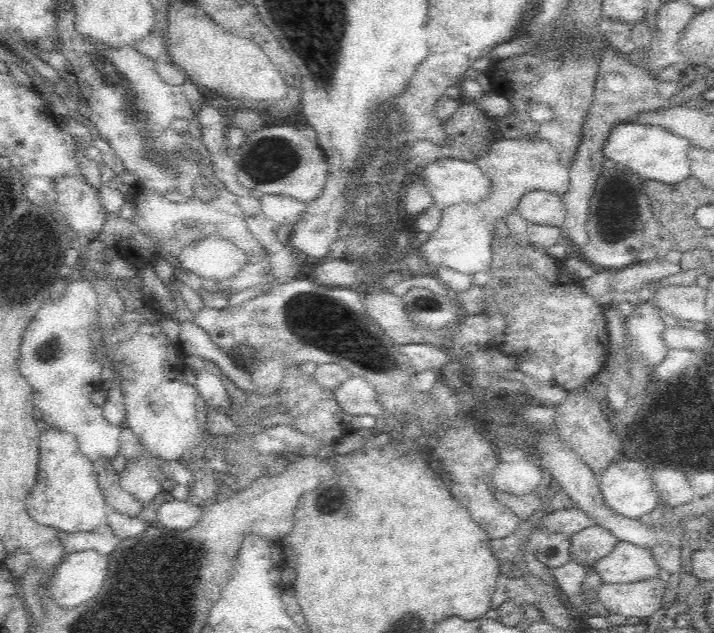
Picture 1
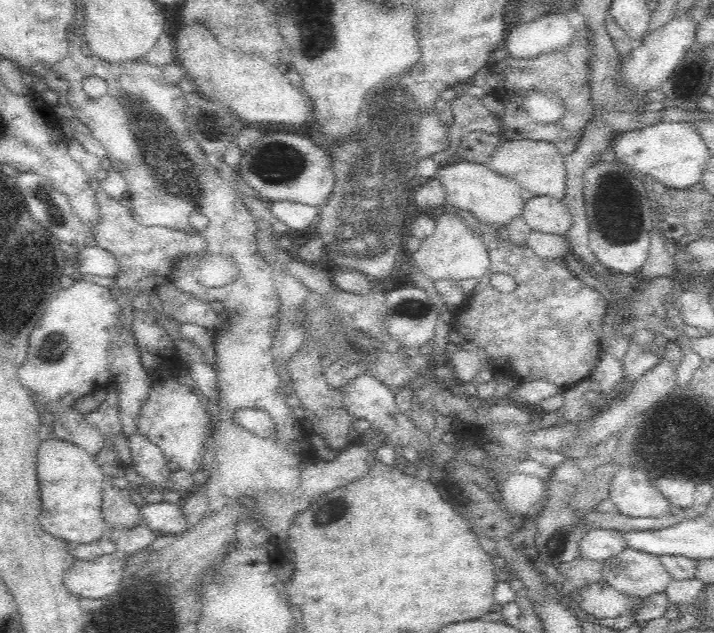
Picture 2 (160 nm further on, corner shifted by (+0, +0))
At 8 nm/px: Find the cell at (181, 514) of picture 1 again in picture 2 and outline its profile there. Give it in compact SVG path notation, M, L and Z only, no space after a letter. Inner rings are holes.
M150 500L140 508L143 524L162 535L180 534L188 528L186 517L179 504L170 504L163 500Z

